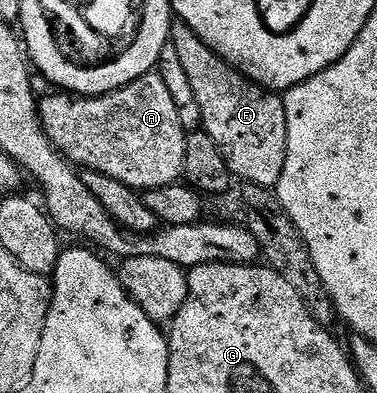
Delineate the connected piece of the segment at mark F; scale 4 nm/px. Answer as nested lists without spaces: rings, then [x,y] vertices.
[[[174,20],[169,27],[171,48],[175,55],[179,55],[179,63],[183,63],[183,71],[187,74],[187,80],[191,83],[191,91],[195,93],[195,103],[199,103],[199,115],[201,116],[201,129],[219,147],[219,151],[225,156],[225,162],[230,173],[238,182],[246,185],[258,185],[264,189],[273,189],[283,175],[283,163],[287,159],[287,115],[285,114],[285,102],[276,92],[260,88],[252,81],[227,64],[218,53],[213,53],[181,21]]]

